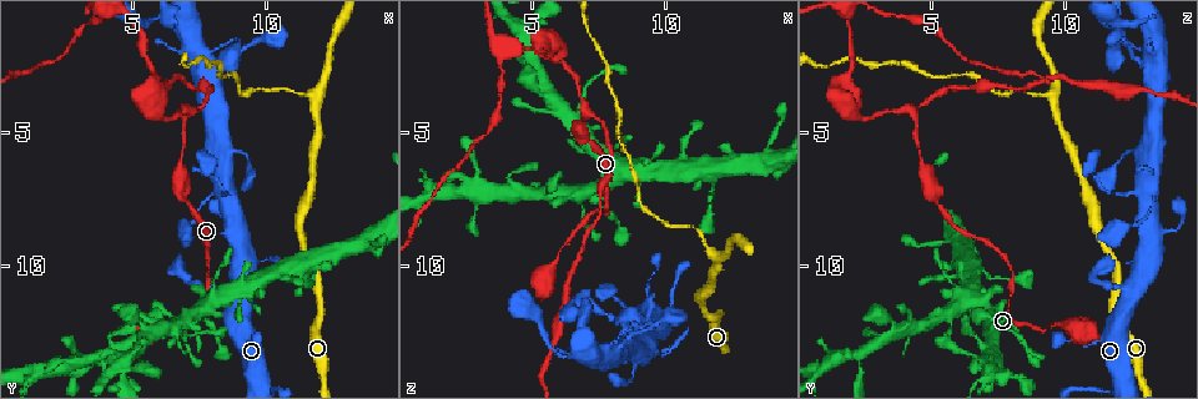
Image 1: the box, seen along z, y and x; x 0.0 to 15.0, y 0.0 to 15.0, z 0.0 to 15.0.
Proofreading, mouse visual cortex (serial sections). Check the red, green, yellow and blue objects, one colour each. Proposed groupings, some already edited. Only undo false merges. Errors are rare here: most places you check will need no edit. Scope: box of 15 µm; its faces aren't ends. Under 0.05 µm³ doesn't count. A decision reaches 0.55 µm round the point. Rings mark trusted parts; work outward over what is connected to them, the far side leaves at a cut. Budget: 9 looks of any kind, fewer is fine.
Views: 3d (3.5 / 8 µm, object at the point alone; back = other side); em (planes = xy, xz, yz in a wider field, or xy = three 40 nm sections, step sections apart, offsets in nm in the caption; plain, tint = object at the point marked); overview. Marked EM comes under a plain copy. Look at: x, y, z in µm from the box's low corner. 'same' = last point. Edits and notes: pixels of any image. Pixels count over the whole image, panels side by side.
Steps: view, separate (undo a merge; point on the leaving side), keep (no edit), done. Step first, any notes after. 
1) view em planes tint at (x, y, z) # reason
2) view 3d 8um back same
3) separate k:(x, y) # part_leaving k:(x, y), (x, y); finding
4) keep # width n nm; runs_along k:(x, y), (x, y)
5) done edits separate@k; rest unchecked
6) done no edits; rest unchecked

view 3d 3.5um at (11.7, 9.9, 6.6) # abrupt turn

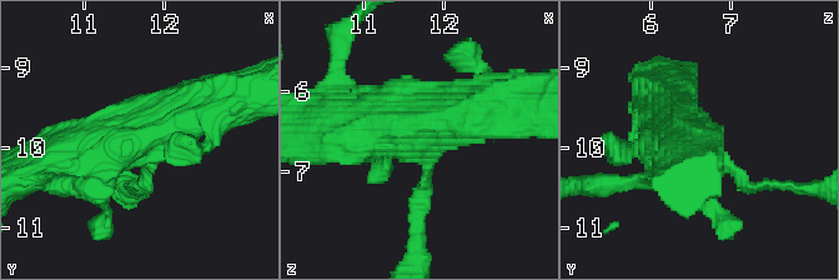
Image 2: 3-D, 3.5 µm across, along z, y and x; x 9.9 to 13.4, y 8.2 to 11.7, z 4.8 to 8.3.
view em xy step 3 tint same

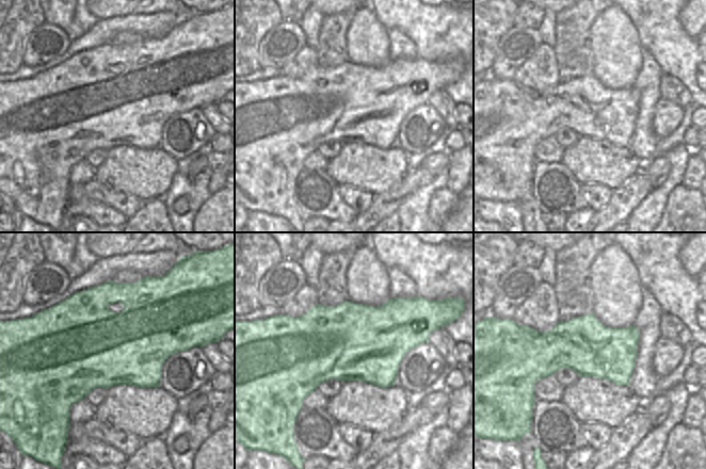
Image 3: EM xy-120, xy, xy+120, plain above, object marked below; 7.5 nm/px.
keep # runs_along 2:(50, 160), (142, 136), (200, 106); one cell here

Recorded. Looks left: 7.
view 3d 3.5um at (11.8, 3.8, 9.7) # sudden change in width

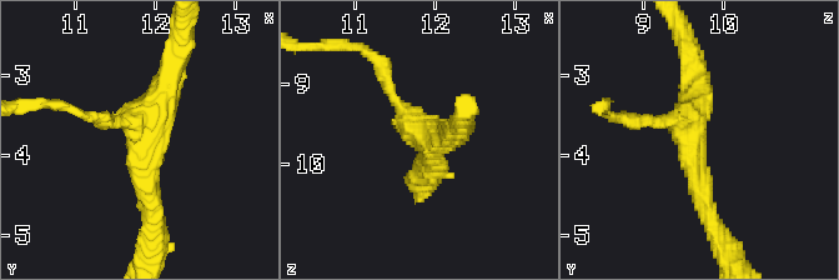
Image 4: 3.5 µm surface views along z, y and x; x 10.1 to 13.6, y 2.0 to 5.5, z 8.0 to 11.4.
keep # arms 3; runs_along 4:(712, 221), (692, 156), (692, 64); one cell here

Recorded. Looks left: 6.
view em xy step 3 tint at (7.0, 4.3, 4.4)

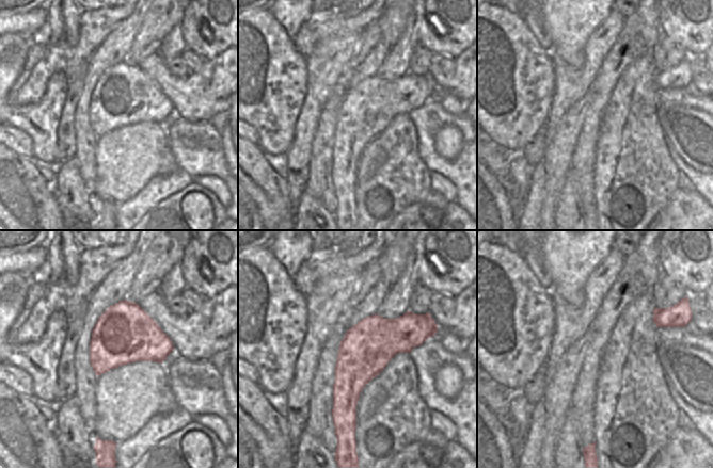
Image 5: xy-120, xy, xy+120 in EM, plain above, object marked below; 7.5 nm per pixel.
view 3d 3.5um same

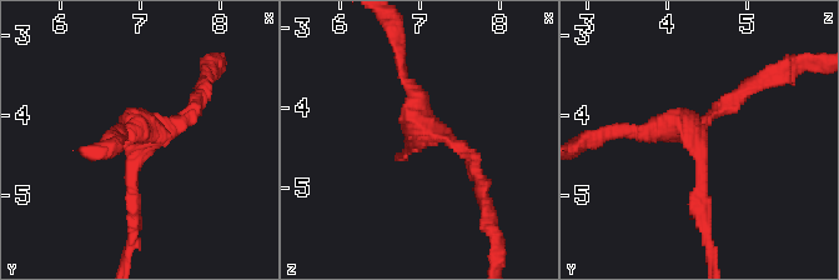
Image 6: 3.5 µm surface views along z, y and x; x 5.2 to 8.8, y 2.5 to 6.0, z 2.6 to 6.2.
keep # arm_widths 150, 150, 200 nm; runs_along 6:(703, 220), (688, 131), (621, 131); one cell here

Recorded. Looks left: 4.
view 3d 3.5um at (8.8, 1.5, 12.3) # narrows sharply

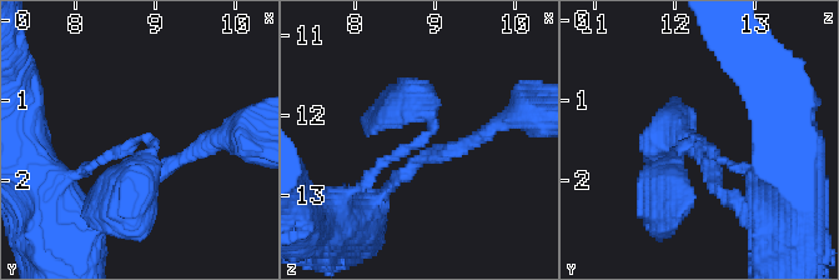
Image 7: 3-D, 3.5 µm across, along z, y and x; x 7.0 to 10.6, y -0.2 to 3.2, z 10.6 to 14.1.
view em xy step 5 tint at (8.85, 1.50, 12.30) # arm_widths 150, 450 nm; now the EM

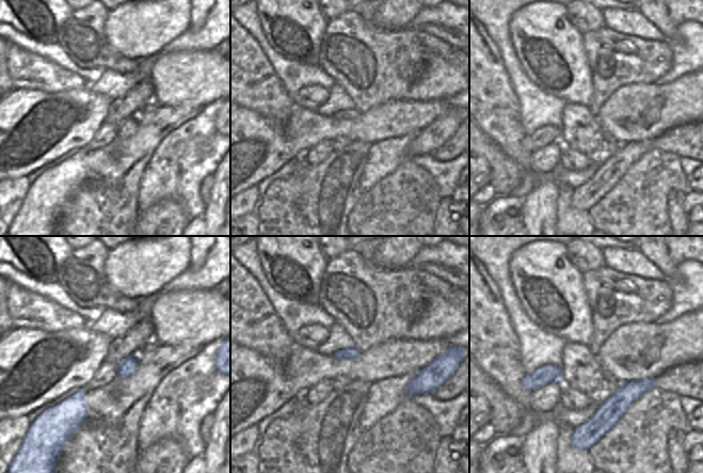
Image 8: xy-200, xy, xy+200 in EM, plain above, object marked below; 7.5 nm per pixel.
keep # runs_along 7:(358, 188), (431, 130), (405, 101); continuous, no second cell

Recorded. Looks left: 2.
done no edits; rest unchecked

